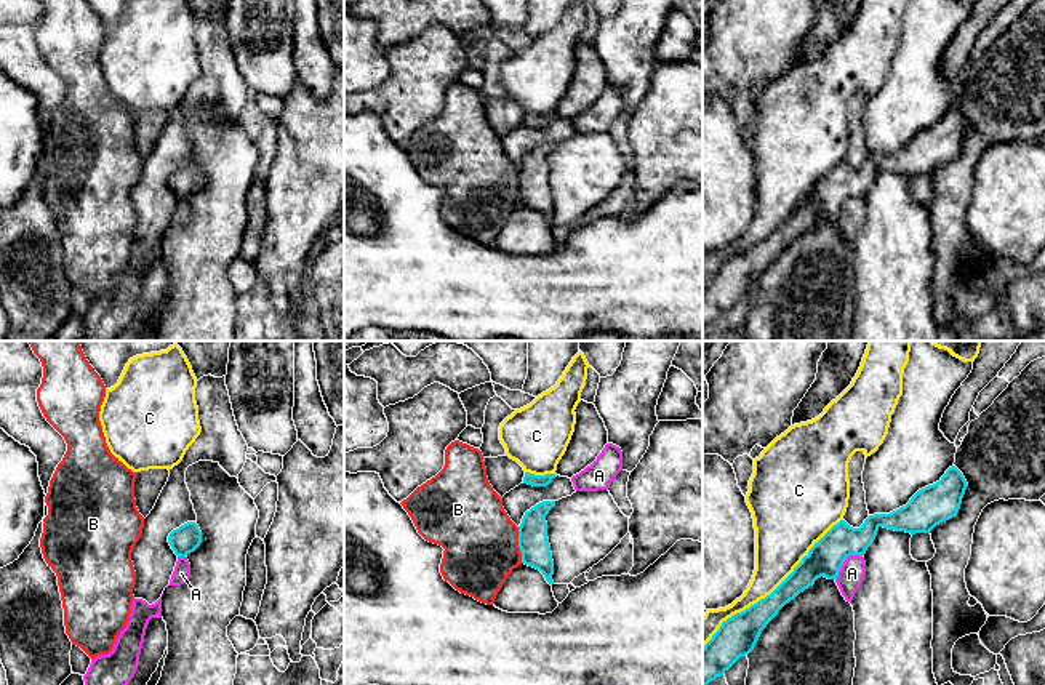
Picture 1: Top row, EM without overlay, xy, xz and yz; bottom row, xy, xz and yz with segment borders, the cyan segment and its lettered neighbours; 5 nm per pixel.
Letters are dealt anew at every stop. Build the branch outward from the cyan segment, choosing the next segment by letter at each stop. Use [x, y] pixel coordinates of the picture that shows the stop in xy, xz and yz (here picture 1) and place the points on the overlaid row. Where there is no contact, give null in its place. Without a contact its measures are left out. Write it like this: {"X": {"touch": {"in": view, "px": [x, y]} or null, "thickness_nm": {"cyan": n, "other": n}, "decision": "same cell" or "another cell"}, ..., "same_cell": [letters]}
{"A": {"touch": {"in": "yz", "px": [842, 564]}, "thickness_nm": {"cyan": 180, "other": 130}, "decision": "another cell"}, "B": {"touch": {"in": "xz", "px": [519, 544]}, "thickness_nm": {"cyan": 150, "other": 380}, "decision": "another cell"}, "C": {"touch": {"in": "yz", "px": [772, 592]}, "thickness_nm": {"cyan": 180, "other": 260}, "decision": "another cell"}, "same_cell": []}

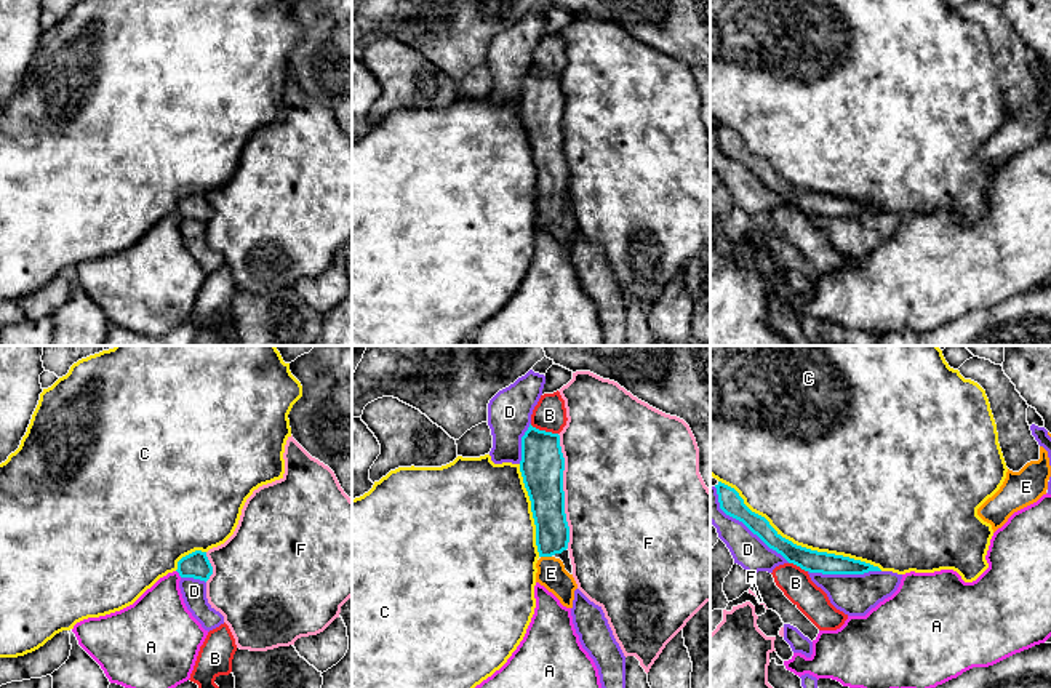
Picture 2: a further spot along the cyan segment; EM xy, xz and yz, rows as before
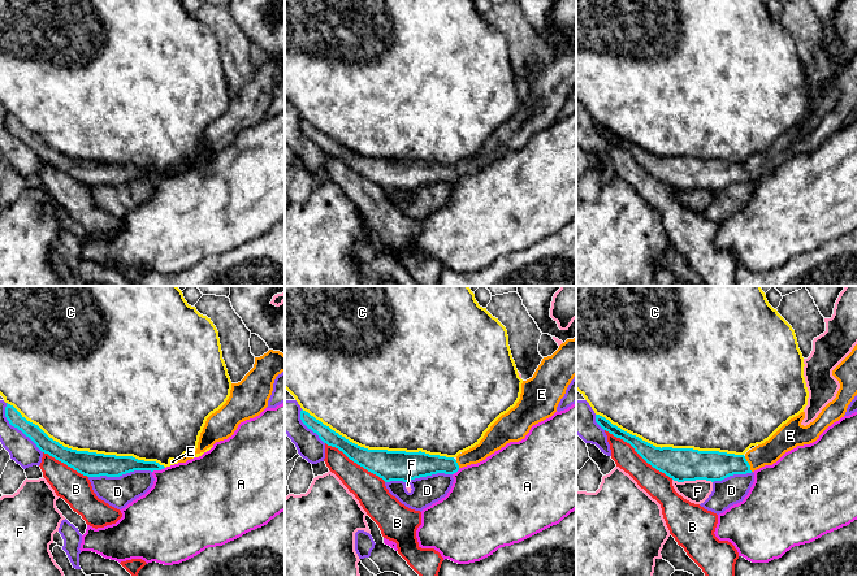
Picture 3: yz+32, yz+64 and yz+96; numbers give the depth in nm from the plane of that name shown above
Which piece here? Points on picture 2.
{"A": {"touch": {"in": "xy", "px": [178, 572]}, "thickness_nm": {"cyan": 130, "other": 280}, "decision": "another cell"}, "B": {"touch": {"in": "xz", "px": [544, 431]}, "thickness_nm": {"cyan": 220, "other": 170}, "decision": "another cell"}, "C": {"touch": {"in": "yz", "px": [799, 546]}, "thickness_nm": {"cyan": 110, "other": 480}, "decision": "another cell"}, "D": {"touch": {"in": "yz", "px": [744, 524]}, "thickness_nm": {"cyan": 110, "other": 170}, "decision": "another cell"}, "E": {"touch": {"in": "xz", "px": [546, 556]}, "thickness_nm": {"cyan": 180, "other": 140}, "decision": "same cell"}, "F": {"touch": {"in": "xz", "px": [563, 492]}, "thickness_nm": {"cyan": 220, "other": 500}, "decision": "another cell"}, "same_cell": ["E"]}

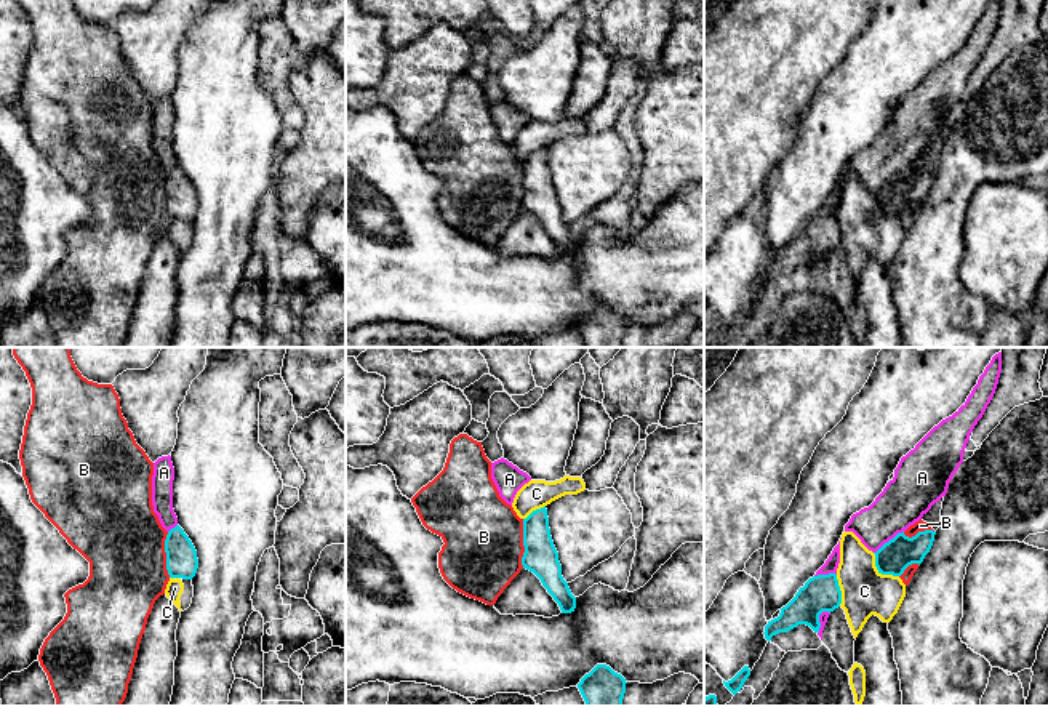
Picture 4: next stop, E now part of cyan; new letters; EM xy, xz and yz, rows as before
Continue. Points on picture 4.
{"A": {"touch": {"in": "yz", "px": [890, 540]}, "thickness_nm": {"cyan": 170, "other": 240}, "decision": "another cell"}, "B": {"touch": {"in": "xz", "px": [524, 543]}, "thickness_nm": {"cyan": 170, "other": 400}, "decision": "another cell"}, "C": {"touch": {"in": "yz", "px": [880, 572]}, "thickness_nm": {"cyan": 170, "other": 240}, "decision": "another cell"}, "same_cell": []}

